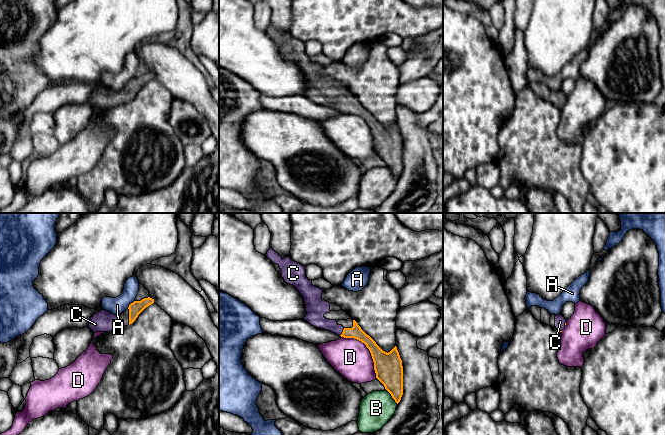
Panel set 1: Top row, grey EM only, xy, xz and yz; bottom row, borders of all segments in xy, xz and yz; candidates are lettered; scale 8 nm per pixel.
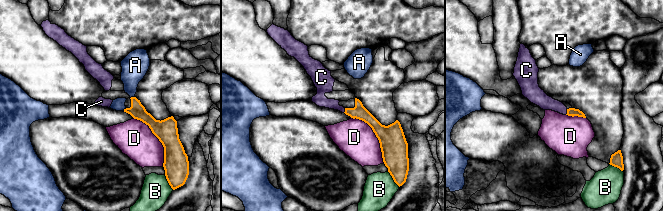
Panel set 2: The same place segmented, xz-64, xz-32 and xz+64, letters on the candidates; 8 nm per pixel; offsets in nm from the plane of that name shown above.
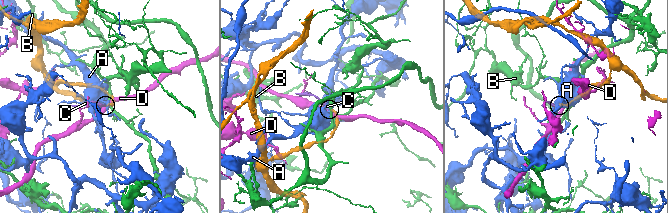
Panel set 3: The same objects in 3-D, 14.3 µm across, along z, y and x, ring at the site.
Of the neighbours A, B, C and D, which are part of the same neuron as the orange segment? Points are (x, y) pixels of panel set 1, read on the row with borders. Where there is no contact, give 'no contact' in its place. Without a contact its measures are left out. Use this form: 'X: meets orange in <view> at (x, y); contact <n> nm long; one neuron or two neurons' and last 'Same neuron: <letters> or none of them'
A: meets orange in xy at (130, 304); contact 90 nm long; two neurons
B: meets orange in xz at (391, 395); contact 150 nm long; two neurons
C: meets orange in xz at (342, 332); contact 80 nm long; one neuron
D: meets orange in xz at (368, 348); contact 440 nm long; two neurons
Same neuron: C

